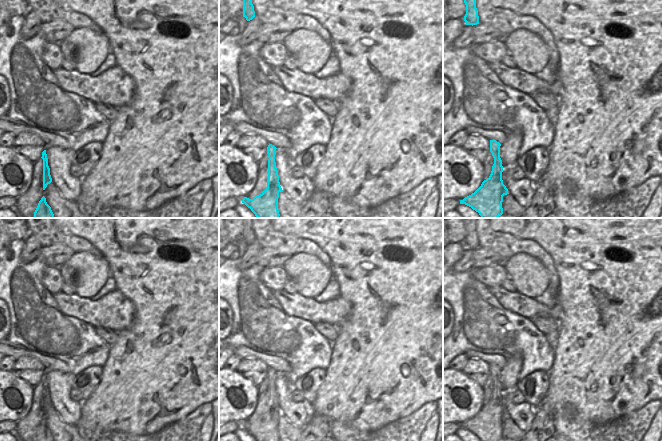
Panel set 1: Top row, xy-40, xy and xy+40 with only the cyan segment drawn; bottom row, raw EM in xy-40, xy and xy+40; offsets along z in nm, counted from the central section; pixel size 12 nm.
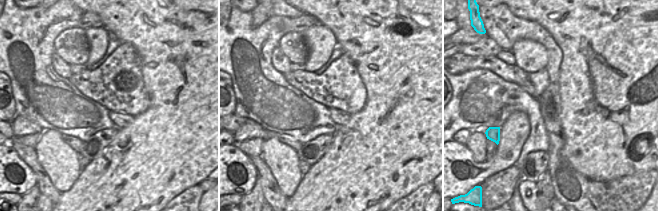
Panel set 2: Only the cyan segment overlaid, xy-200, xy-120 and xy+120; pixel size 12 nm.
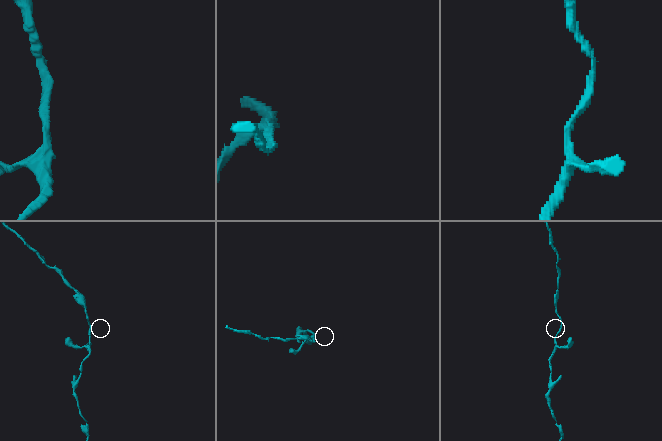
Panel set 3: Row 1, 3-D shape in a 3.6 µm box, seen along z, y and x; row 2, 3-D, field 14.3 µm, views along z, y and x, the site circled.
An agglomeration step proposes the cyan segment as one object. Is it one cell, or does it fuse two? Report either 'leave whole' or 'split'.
leave whole

